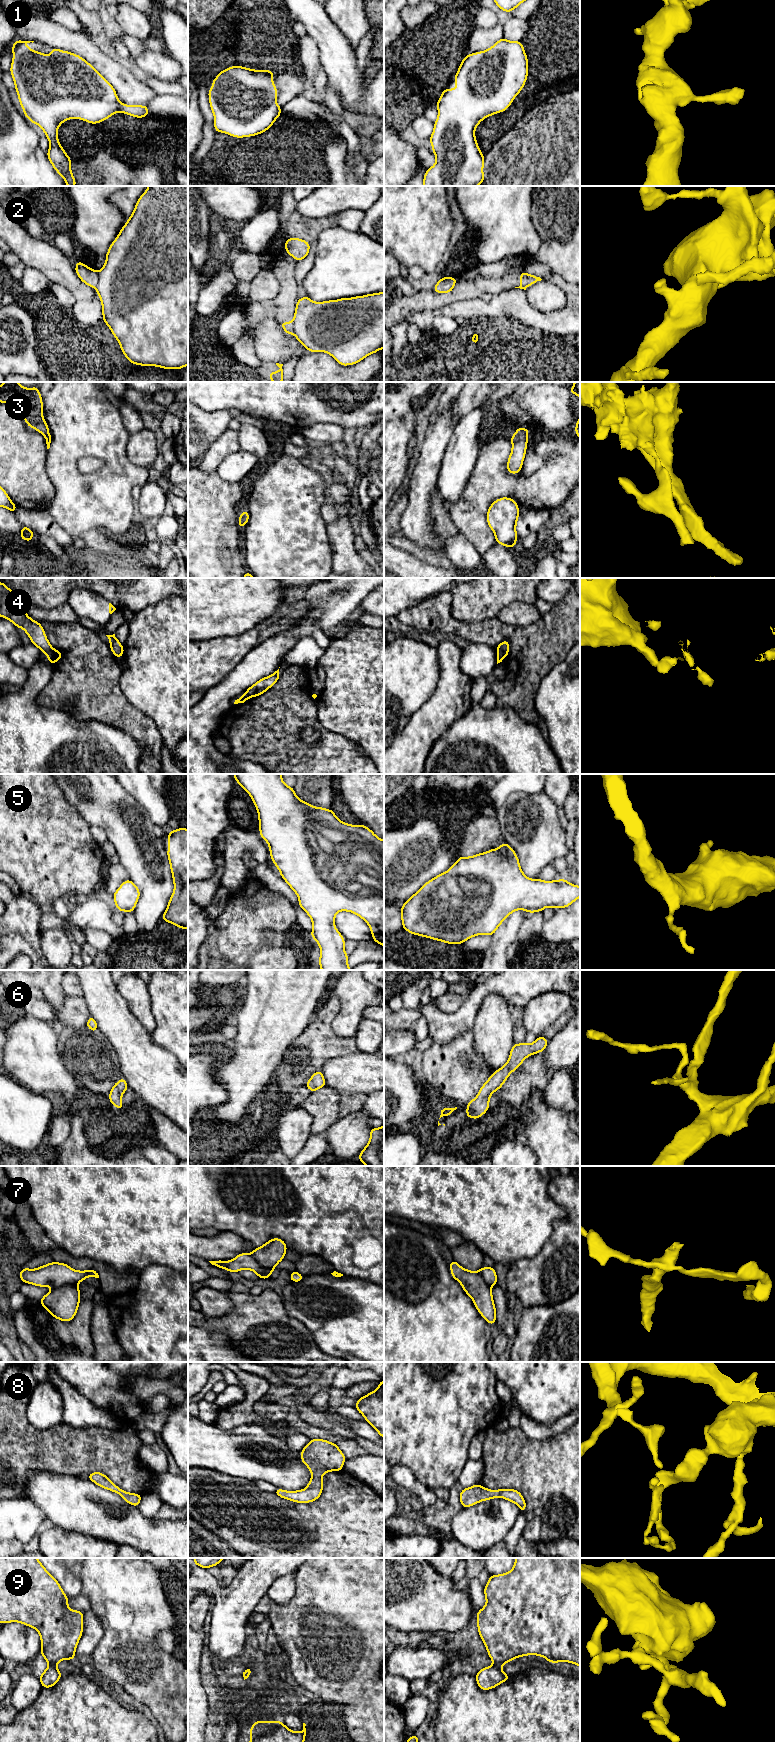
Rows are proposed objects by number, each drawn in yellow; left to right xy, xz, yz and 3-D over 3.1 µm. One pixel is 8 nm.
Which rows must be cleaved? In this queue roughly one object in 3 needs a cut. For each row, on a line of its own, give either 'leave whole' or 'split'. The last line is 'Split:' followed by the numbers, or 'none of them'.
1: leave whole
2: split
3: leave whole
4: split
5: leave whole
6: leave whole
7: leave whole
8: leave whole
9: split
Split: 2, 4, 9

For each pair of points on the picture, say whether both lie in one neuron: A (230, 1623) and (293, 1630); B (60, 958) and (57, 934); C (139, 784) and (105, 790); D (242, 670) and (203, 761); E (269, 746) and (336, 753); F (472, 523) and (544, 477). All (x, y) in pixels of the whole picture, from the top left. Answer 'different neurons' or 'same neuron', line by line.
A: different neurons
B: same neuron
C: different neurons
D: same neuron
E: same neuron
F: same neuron

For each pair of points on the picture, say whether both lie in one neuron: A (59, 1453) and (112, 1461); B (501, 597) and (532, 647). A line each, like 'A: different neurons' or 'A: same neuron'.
A: same neuron
B: different neurons

